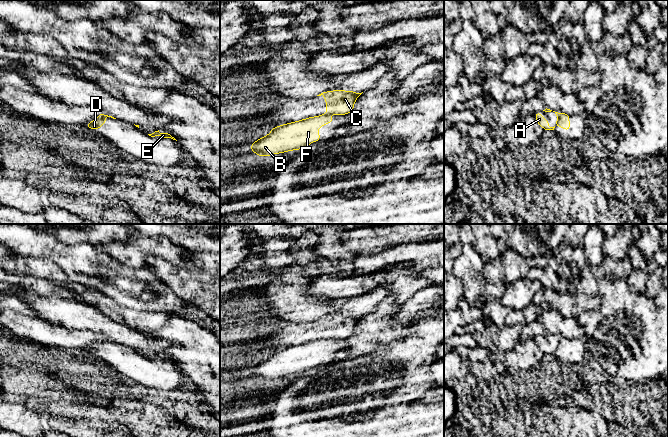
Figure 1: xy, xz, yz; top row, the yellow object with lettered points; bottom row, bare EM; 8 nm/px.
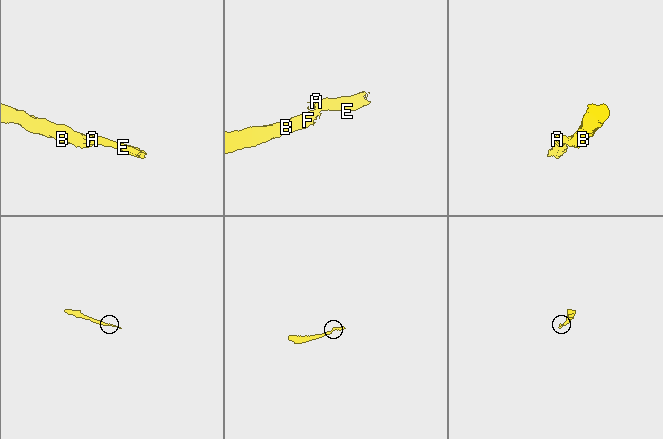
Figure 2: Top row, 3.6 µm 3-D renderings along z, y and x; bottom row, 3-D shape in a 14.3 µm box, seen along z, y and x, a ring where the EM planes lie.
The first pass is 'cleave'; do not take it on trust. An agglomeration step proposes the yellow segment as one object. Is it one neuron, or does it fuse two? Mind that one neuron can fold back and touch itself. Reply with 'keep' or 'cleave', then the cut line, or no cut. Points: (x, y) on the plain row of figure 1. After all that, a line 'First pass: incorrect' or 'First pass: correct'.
cleave; cut in yz along (560, 338), (556, 349)
First pass: correct

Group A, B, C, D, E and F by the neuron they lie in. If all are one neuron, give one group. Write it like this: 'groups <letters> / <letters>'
groups A C E / B D F

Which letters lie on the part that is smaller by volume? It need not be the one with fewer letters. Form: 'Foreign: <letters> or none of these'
Foreign: A, C, E

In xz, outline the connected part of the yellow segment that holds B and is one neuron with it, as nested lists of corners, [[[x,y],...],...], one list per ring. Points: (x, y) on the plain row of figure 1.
[[[319,339],[276,350],[267,360],[250,369],[251,376],[265,381],[302,373],[310,370],[312,365],[320,367],[318,352],[333,346],[330,339]]]

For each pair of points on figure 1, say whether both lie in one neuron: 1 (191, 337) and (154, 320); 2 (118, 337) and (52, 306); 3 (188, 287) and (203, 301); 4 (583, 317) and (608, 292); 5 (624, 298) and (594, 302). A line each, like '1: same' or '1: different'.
1: different
2: same
3: same
4: same
5: different

